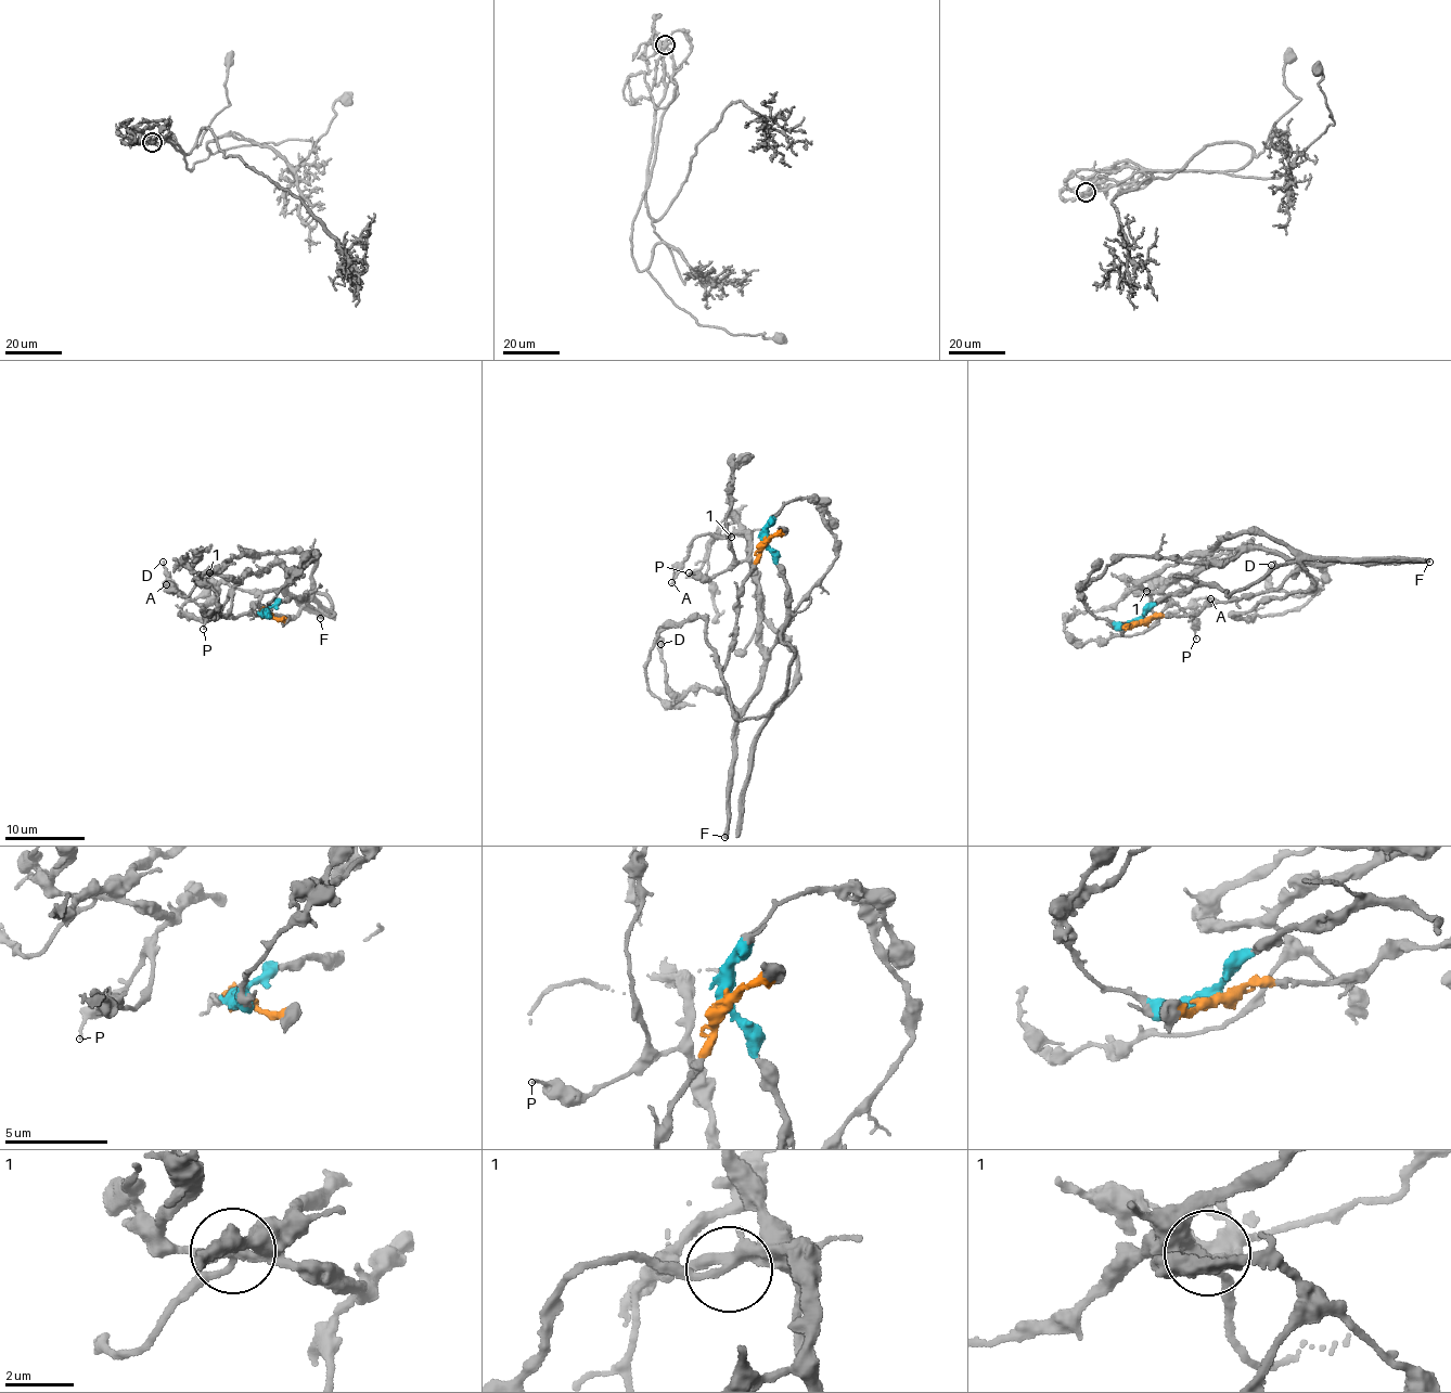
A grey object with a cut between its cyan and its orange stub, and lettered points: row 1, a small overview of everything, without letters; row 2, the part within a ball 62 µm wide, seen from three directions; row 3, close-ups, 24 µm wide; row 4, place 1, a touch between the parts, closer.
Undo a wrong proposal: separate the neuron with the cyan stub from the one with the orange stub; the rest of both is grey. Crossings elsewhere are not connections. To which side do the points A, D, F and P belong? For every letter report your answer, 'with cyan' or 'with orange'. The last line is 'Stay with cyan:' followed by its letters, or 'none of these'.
A: with cyan
D: with orange
F: with orange
P: with orange
Stay with cyan: A

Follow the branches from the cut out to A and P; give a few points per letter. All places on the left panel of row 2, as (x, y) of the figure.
A: (265, 613), (304, 596), (335, 615), (311, 578), (316, 559), (304, 551), (232, 554), (182, 596), (165, 584)
P: (265, 613), (253, 606), (265, 609), (262, 592), (286, 582), (274, 562), (249, 571), (203, 629)

